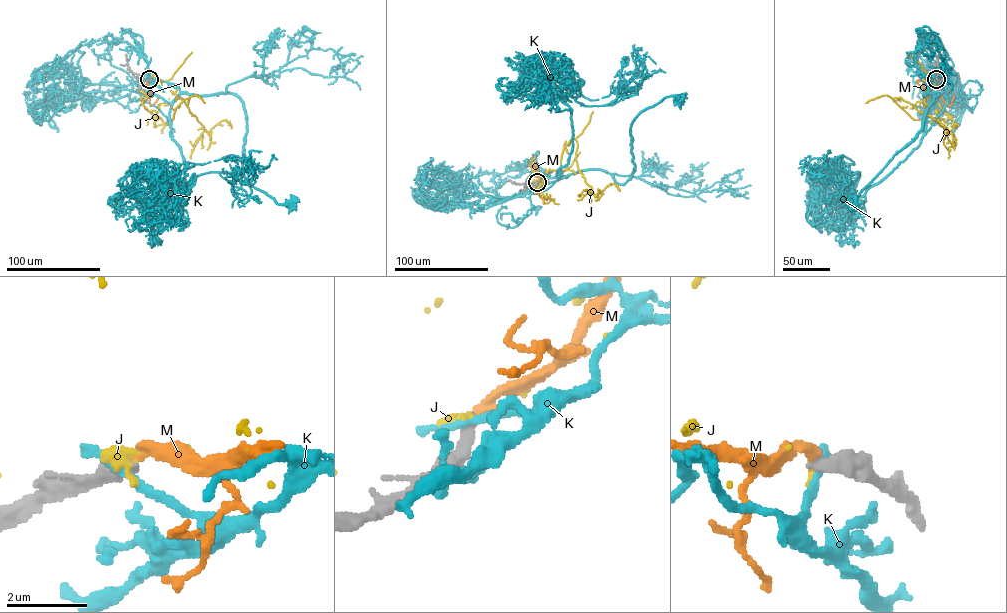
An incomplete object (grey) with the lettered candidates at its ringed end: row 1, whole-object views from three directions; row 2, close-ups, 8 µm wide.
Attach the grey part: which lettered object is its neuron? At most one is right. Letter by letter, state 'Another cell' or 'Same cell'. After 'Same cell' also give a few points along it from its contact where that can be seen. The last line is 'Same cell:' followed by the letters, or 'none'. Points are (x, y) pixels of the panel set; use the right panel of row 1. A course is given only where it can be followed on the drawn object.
J: Another cell
K: Another cell
M: Same cell. Its course: (936, 79), (927, 78), (917, 83), (940, 95), (947, 106), (951, 104), (953, 95)
Same cell: M

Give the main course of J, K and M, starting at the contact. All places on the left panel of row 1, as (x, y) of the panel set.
J: (149, 79), (190, 112), (189, 97), (172, 120), (171, 107), (159, 104), (149, 111), (163, 123), (154, 124)
K: (149, 79), (172, 83), (182, 92), (191, 95), (236, 94), (246, 115), (244, 178), (277, 203), (291, 204)
M: (149, 79), (153, 78), (146, 81), (151, 91), (150, 106), (159, 95)

